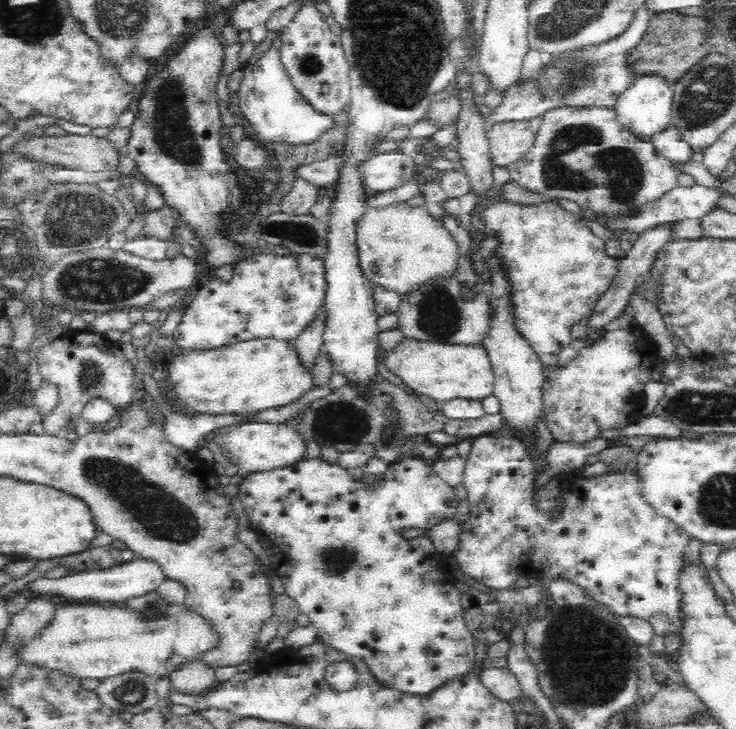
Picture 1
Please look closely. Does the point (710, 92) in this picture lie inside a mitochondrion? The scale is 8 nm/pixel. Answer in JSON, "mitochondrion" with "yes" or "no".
{"mitochondrion":"yes"}

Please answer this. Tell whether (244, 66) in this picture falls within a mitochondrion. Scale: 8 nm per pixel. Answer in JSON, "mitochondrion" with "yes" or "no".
{"mitochondrion":"no"}

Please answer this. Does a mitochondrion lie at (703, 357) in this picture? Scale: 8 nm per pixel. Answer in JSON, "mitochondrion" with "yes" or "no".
{"mitochondrion":"no"}

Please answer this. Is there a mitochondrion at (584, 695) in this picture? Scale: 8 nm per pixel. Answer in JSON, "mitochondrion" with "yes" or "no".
{"mitochondrion":"yes"}

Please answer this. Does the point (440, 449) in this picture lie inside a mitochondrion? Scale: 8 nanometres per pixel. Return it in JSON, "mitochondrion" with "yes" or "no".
{"mitochondrion":"no"}

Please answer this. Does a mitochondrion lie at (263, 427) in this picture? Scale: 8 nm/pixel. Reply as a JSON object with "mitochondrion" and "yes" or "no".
{"mitochondrion":"no"}

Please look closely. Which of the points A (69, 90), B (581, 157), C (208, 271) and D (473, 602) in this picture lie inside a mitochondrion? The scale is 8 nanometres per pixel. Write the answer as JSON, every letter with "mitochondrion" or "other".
{"A":"other","B":"mitochondrion","C":"other","D":"other"}

